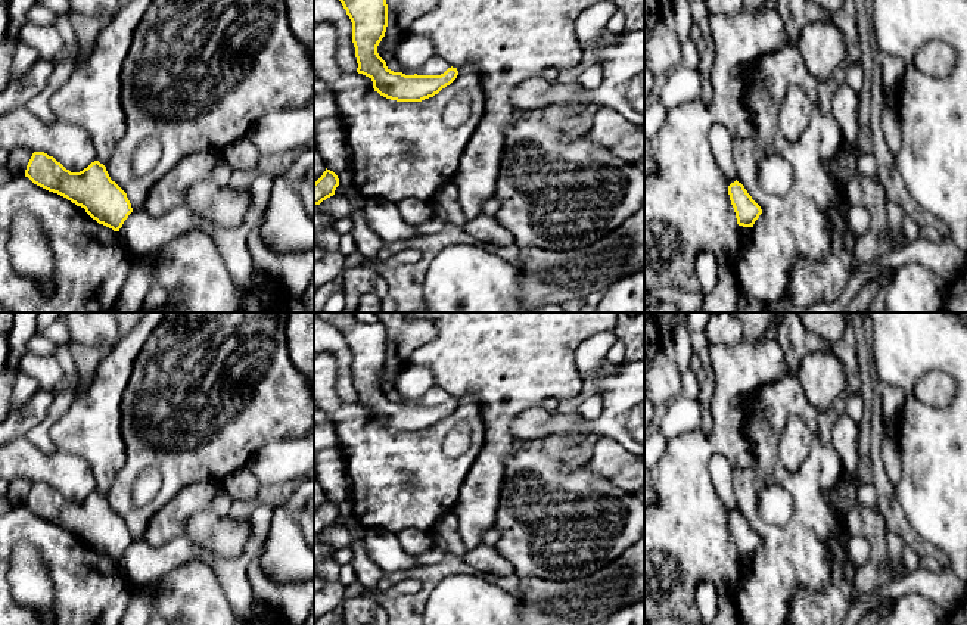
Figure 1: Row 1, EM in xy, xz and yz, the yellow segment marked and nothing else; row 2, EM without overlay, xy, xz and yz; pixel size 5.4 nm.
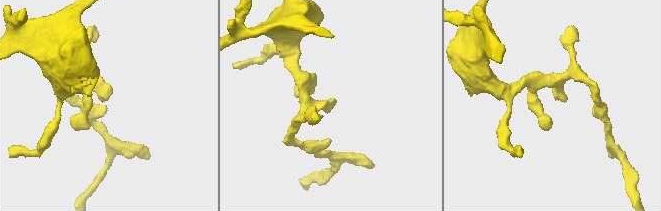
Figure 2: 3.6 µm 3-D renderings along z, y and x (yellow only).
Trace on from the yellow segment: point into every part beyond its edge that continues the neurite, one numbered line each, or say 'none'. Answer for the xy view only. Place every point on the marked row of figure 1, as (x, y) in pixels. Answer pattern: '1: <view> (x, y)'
none

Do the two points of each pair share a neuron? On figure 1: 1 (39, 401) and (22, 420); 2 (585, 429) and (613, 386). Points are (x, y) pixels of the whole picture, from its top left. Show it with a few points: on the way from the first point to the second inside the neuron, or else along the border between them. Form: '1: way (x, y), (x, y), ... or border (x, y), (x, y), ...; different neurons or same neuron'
1: way (37, 406), (27, 416); same neuron
2: way (597, 425), (613, 409), (613, 398); same neuron

